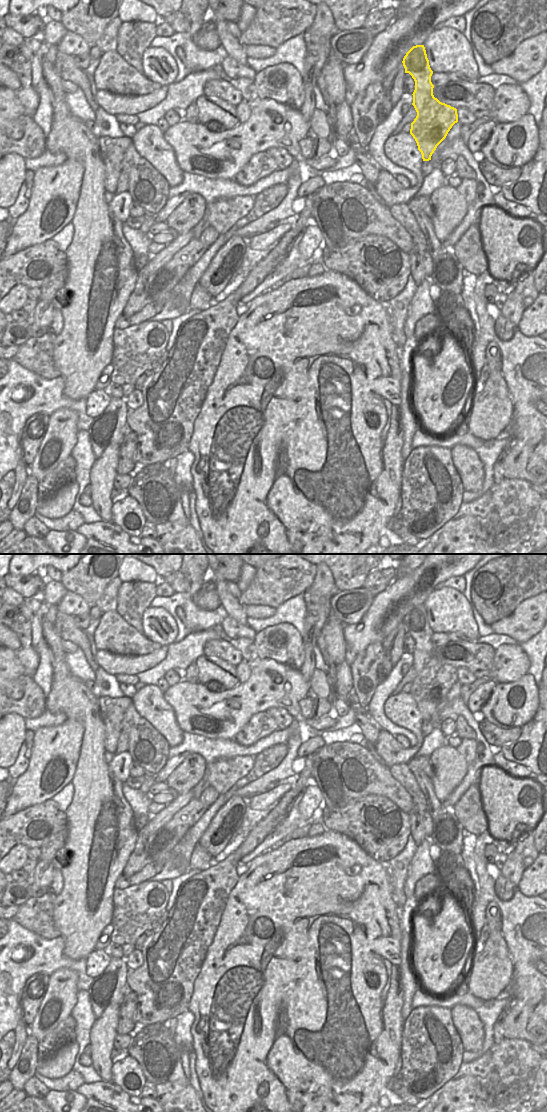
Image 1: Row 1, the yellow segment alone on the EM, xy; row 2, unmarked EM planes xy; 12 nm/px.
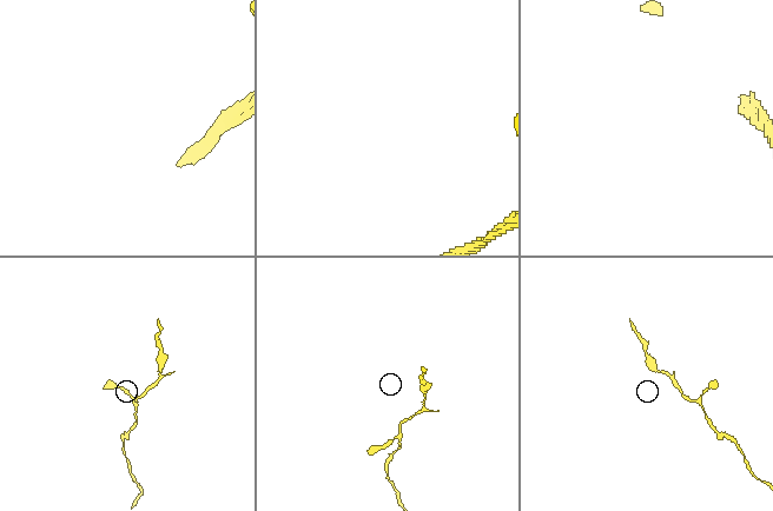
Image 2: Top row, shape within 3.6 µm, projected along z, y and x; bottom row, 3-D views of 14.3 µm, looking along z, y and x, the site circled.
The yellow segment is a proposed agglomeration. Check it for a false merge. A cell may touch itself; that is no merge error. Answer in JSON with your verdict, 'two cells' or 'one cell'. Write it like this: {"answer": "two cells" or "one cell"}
{"answer": "one cell"}

